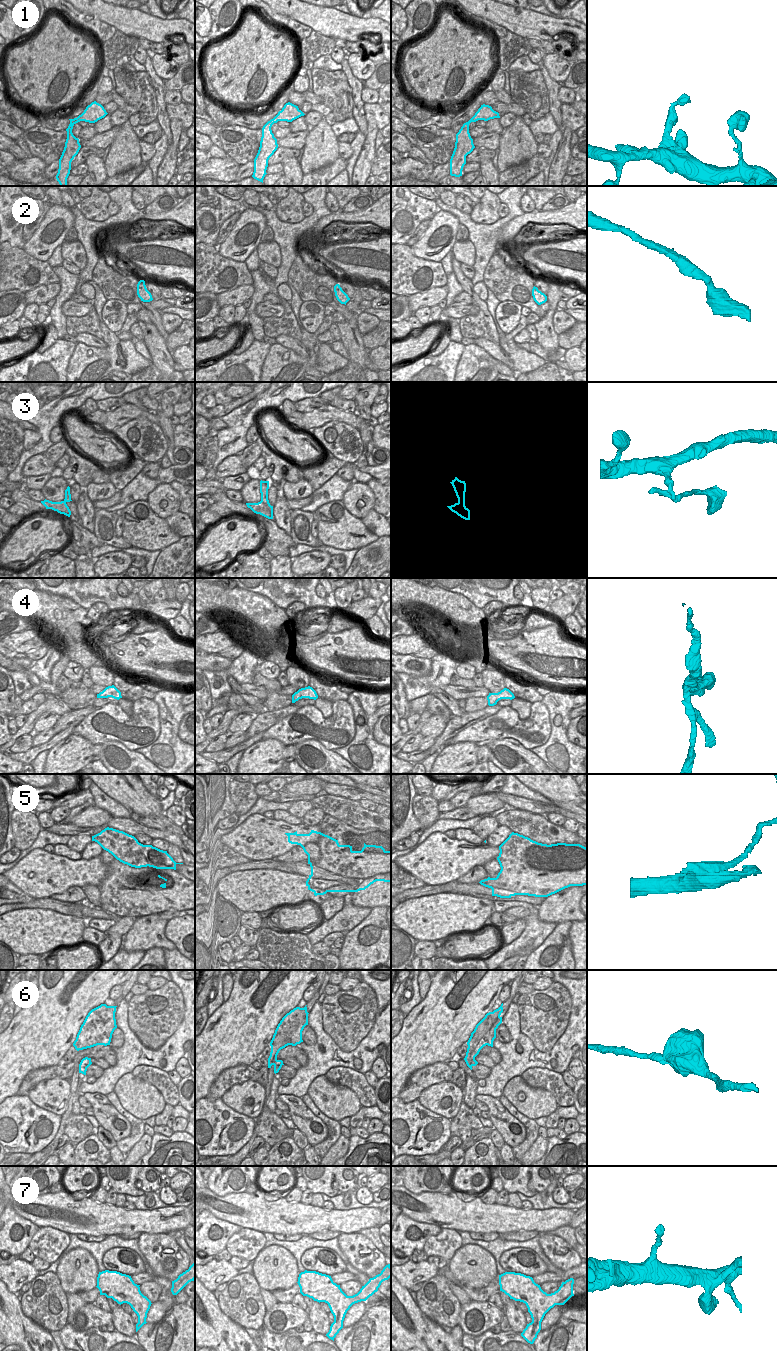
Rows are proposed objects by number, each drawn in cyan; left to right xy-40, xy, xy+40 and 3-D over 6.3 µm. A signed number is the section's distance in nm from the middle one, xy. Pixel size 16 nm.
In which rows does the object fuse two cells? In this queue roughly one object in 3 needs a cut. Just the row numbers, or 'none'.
3, 5

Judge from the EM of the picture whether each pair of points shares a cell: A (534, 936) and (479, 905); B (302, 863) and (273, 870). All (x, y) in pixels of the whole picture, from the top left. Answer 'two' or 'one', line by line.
A: two
B: two

